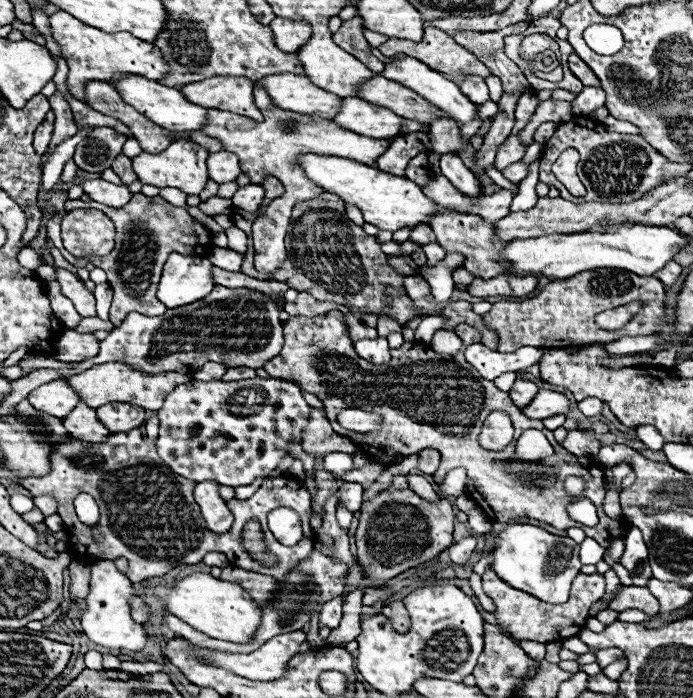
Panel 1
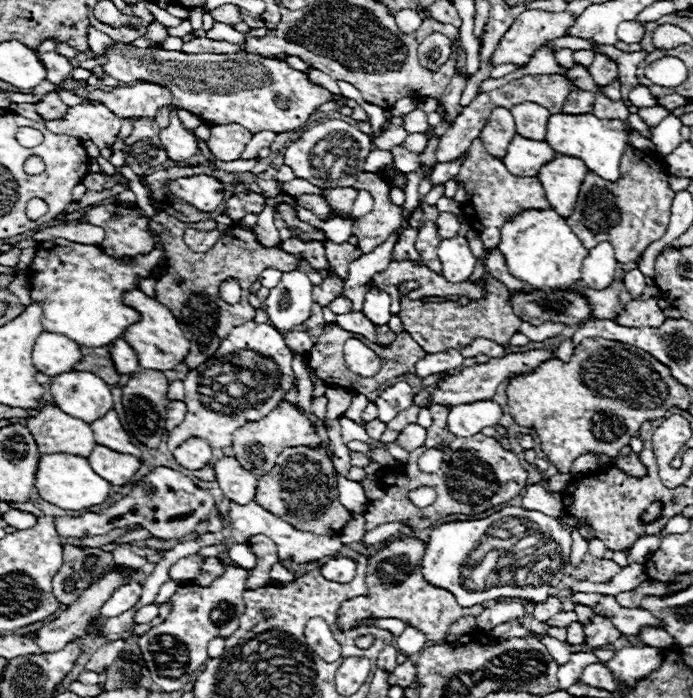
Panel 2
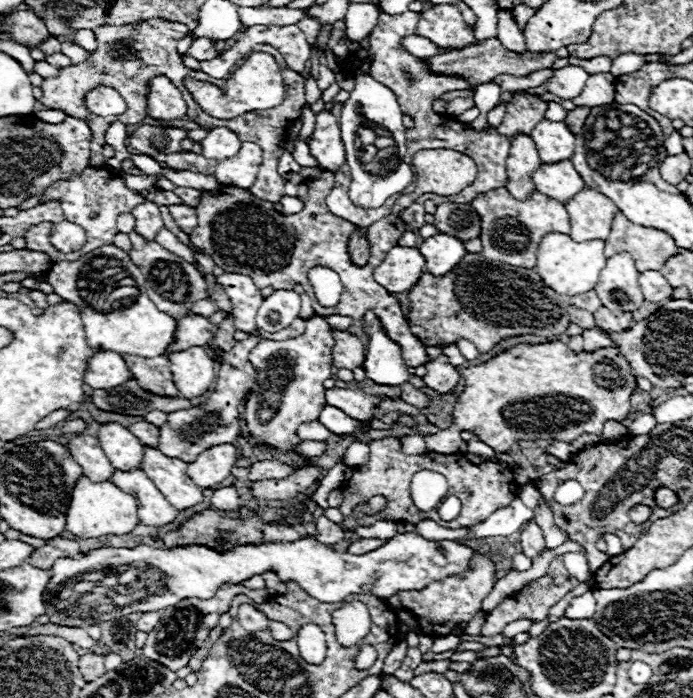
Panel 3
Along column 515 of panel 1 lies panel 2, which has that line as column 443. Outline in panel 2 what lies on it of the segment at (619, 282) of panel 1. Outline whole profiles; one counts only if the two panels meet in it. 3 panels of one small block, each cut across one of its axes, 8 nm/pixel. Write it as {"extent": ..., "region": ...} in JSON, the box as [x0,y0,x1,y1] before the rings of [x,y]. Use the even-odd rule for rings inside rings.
{"extent":[398,272,520,352],"region":[[[488,272],[484,274],[486,280],[486,292],[484,298],[478,302],[470,302],[468,306],[458,306],[456,302],[424,302],[424,300],[408,300],[406,292],[417,287],[414,281],[406,282],[399,286],[402,308],[398,312],[404,330],[428,352],[444,352],[448,348],[462,350],[466,348],[474,338],[488,338],[492,342],[498,342],[502,346],[510,346],[510,336],[518,332],[520,318],[512,312],[510,306],[510,290],[504,288],[498,280],[494,280]]]}

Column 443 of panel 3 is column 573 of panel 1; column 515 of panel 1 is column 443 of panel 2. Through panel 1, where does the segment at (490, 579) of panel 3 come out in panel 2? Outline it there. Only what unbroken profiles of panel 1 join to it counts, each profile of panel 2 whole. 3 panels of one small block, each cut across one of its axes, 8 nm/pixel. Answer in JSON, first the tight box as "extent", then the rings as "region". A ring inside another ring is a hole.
{"extent":[336,538,484,642],"region":[[[402,538],[394,540],[388,544],[384,550],[376,552],[374,556],[368,558],[368,568],[366,568],[366,588],[368,596],[356,596],[348,602],[342,604],[336,626],[346,632],[354,626],[356,620],[360,618],[398,618],[406,626],[420,628],[424,632],[426,640],[440,642],[446,638],[446,632],[454,620],[460,616],[478,616],[484,612],[484,606],[476,604],[470,608],[458,606],[456,598],[452,592],[432,586],[424,576],[422,576],[422,558],[426,552],[426,542],[418,538]]]}

